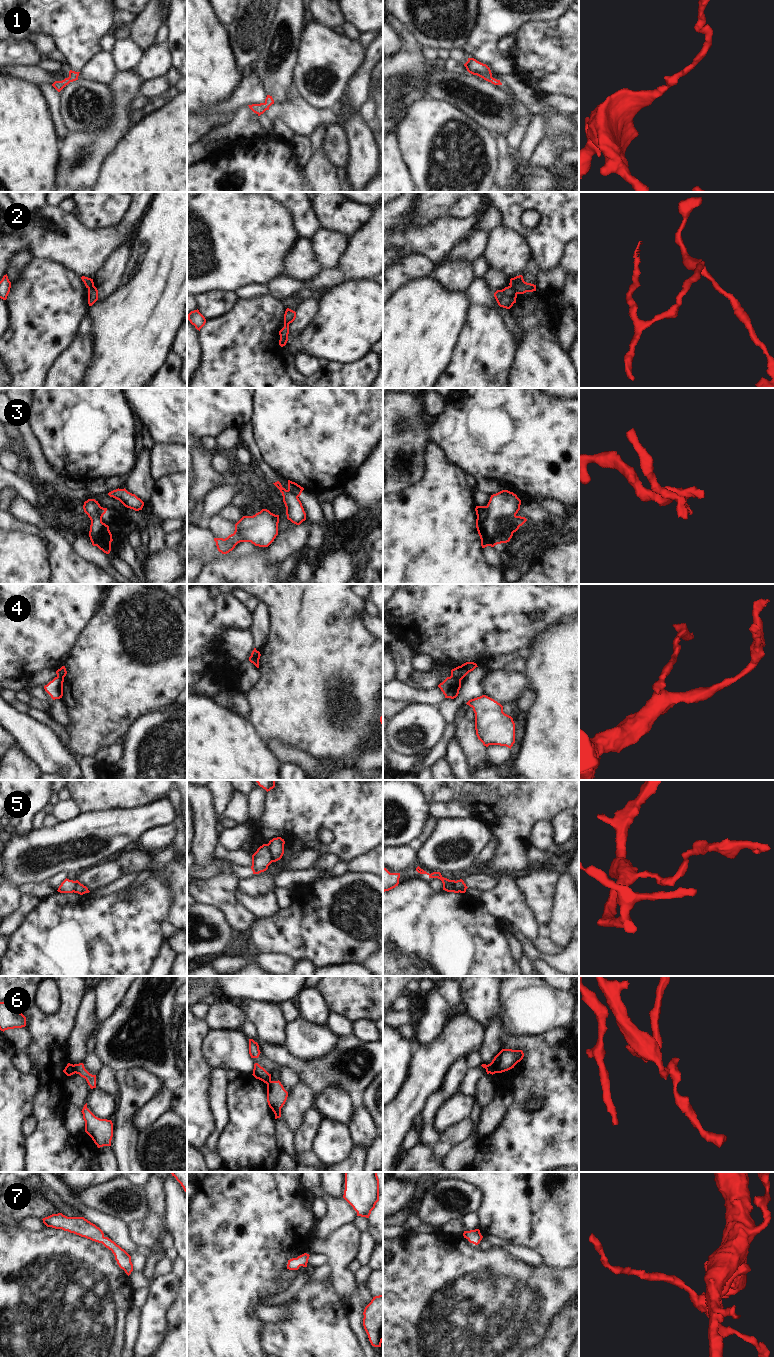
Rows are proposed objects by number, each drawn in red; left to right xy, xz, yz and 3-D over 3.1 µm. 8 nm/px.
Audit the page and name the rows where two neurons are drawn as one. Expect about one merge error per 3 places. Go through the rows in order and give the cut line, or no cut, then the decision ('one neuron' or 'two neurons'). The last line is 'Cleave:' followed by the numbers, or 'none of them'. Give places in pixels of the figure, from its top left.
1: cut none; one neuron
2: cut yz (510, 285), (516, 294); two neurons
3: cut none; one neuron
4: cut yz (451, 675), (460, 681); two neurons
5: cut xz (266, 844), (272, 861); two neurons
6: cut xy (73, 1065), (75, 1072); two neurons
7: cut none; one neuron
Cleave: 2, 4, 5, 6

